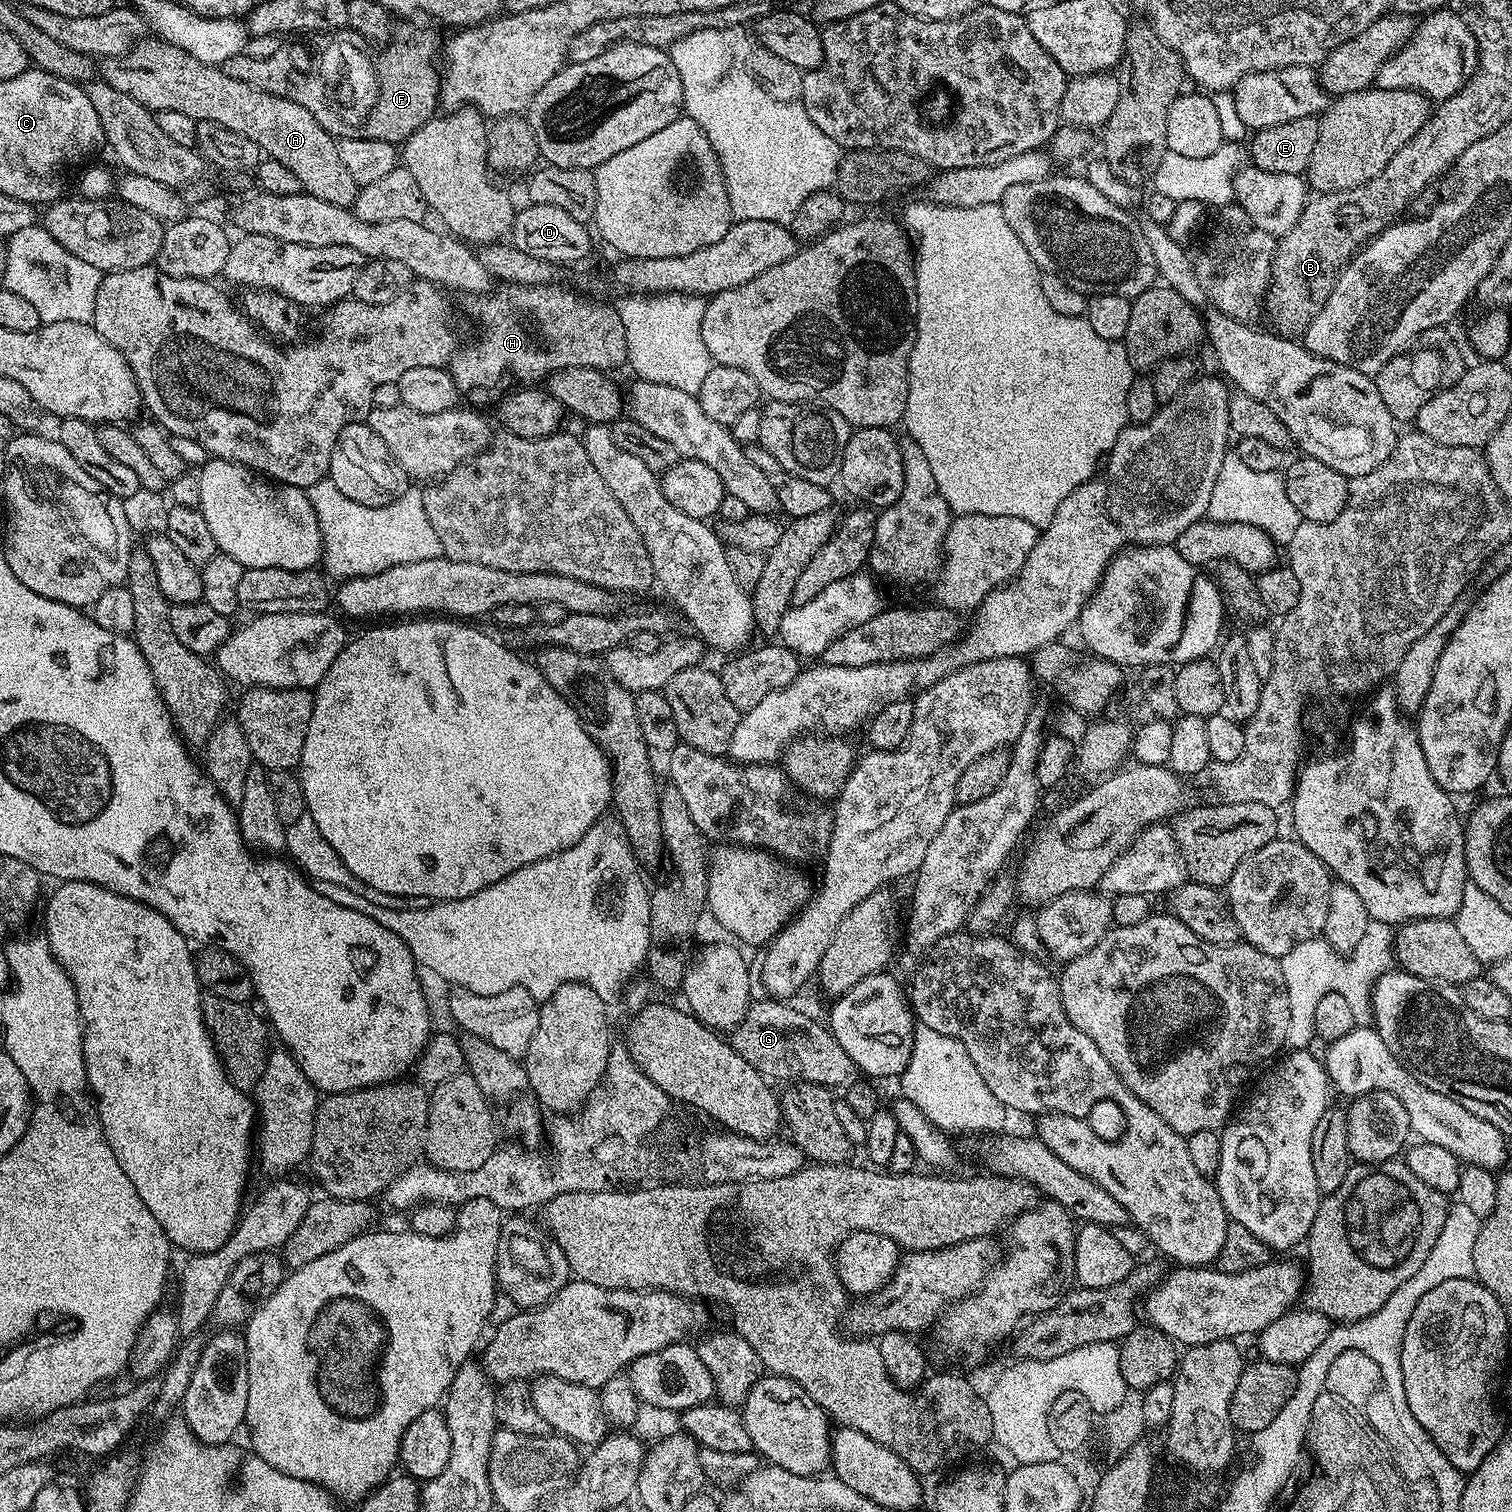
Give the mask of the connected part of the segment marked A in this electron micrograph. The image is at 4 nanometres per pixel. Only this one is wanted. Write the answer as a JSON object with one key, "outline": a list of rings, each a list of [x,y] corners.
{"outline":[[[145,38],[139,44],[132,45],[120,56],[107,57],[99,65],[98,72],[107,84],[114,86],[114,90],[122,90],[122,94],[134,98],[134,102],[138,102],[153,114],[162,110],[178,110],[181,114],[189,116],[191,120],[197,122],[209,120],[226,130],[234,130],[234,134],[242,134],[250,138],[250,142],[258,145],[265,157],[282,162],[286,170],[298,174],[301,189],[308,195],[322,198],[322,202],[334,202],[334,206],[343,208],[348,208],[355,203],[358,185],[346,170],[346,165],[338,154],[337,137],[330,135],[322,126],[318,126],[314,114],[310,114],[306,106],[298,106],[298,102],[290,102],[281,96],[258,90],[244,81],[238,81],[237,78],[230,78],[223,73],[220,66],[198,62],[178,46],[157,38]]]}

